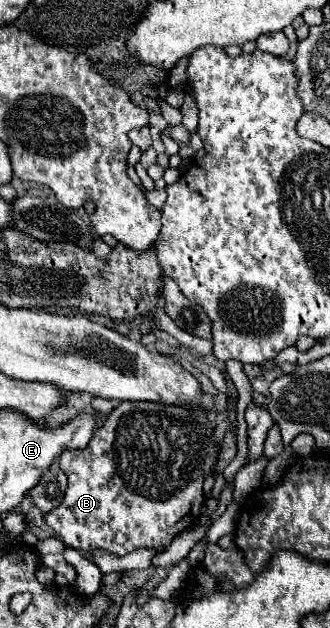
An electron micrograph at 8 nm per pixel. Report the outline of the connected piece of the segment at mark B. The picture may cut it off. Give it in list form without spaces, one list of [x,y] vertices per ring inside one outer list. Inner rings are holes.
[[[120,402],[94,430],[86,448],[60,454],[58,464],[68,476],[68,488],[60,506],[44,516],[46,524],[66,546],[82,552],[104,548],[116,556],[126,556],[136,548],[166,548],[176,534],[188,524],[194,526],[200,518],[202,482],[204,476],[212,474],[220,454],[220,444],[212,442],[212,432],[214,424],[204,410],[158,406],[154,402]]]

